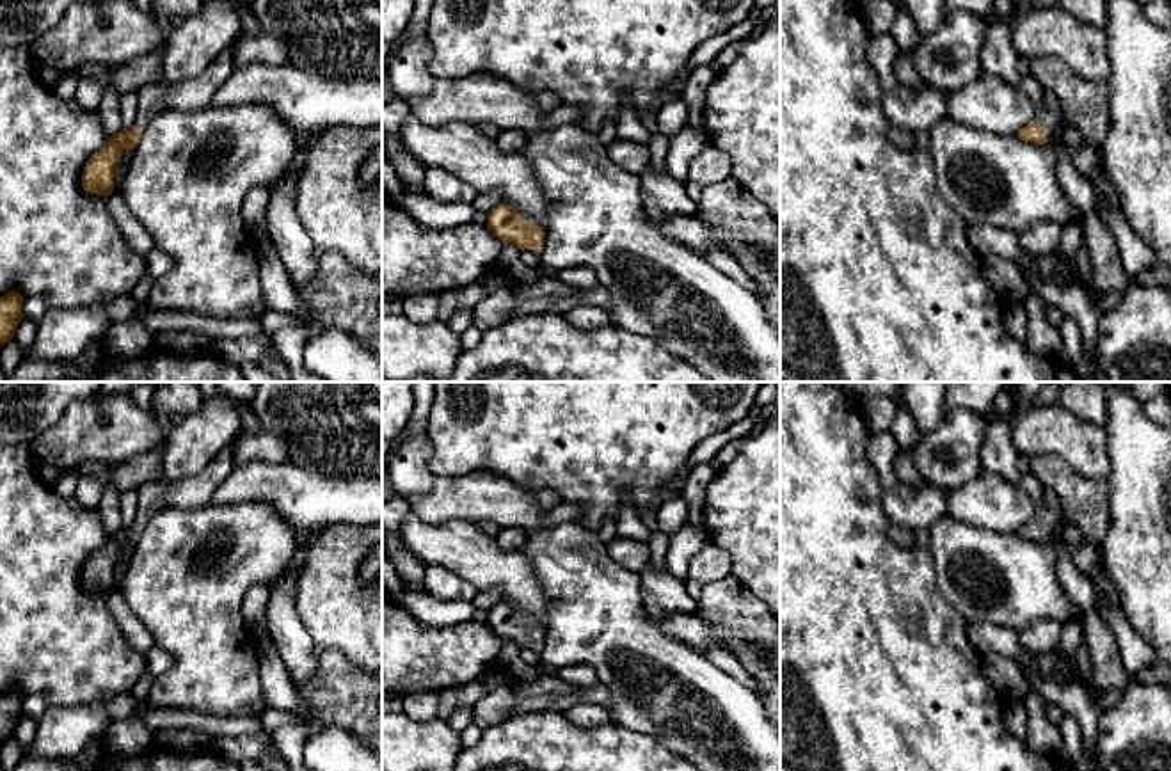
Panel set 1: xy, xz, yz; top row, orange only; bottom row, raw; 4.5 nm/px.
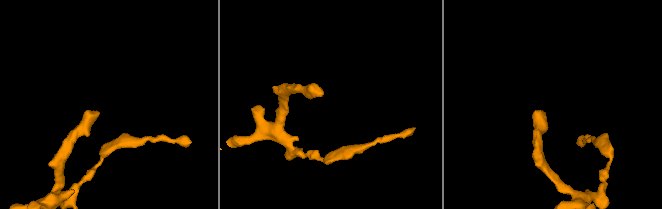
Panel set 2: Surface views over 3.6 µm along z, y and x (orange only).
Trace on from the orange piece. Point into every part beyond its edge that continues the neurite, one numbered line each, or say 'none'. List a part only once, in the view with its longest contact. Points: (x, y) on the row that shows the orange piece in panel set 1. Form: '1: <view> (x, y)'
1: yz (1049, 114)

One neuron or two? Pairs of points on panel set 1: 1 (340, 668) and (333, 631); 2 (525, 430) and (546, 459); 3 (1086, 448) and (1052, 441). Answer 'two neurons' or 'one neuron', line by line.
1: two neurons
2: one neuron
3: one neuron

